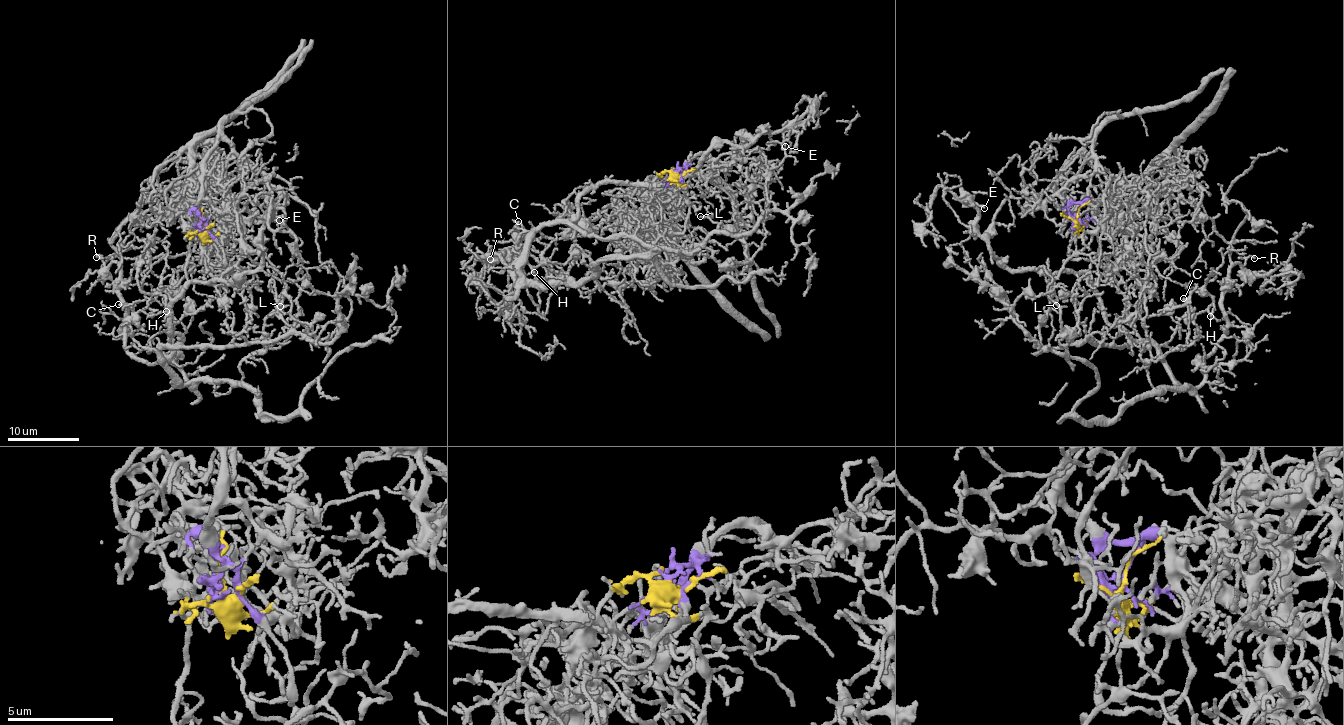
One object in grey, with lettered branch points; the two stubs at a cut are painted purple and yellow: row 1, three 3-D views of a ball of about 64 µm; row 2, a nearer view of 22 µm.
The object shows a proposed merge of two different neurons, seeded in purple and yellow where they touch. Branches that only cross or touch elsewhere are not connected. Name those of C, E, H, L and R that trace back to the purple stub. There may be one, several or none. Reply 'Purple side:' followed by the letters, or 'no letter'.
Purple side: no letter

